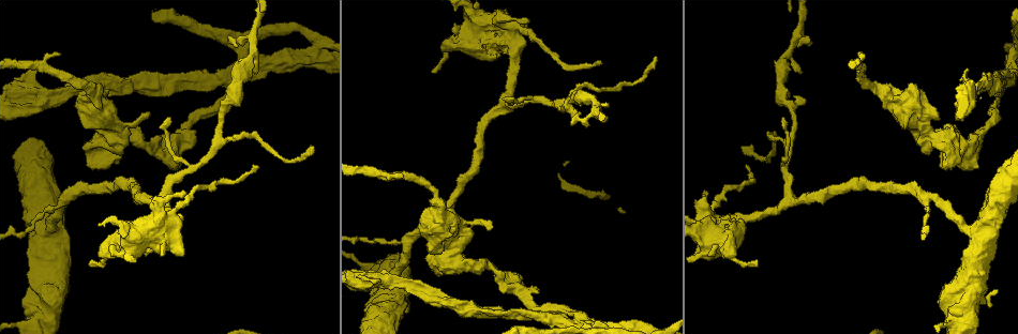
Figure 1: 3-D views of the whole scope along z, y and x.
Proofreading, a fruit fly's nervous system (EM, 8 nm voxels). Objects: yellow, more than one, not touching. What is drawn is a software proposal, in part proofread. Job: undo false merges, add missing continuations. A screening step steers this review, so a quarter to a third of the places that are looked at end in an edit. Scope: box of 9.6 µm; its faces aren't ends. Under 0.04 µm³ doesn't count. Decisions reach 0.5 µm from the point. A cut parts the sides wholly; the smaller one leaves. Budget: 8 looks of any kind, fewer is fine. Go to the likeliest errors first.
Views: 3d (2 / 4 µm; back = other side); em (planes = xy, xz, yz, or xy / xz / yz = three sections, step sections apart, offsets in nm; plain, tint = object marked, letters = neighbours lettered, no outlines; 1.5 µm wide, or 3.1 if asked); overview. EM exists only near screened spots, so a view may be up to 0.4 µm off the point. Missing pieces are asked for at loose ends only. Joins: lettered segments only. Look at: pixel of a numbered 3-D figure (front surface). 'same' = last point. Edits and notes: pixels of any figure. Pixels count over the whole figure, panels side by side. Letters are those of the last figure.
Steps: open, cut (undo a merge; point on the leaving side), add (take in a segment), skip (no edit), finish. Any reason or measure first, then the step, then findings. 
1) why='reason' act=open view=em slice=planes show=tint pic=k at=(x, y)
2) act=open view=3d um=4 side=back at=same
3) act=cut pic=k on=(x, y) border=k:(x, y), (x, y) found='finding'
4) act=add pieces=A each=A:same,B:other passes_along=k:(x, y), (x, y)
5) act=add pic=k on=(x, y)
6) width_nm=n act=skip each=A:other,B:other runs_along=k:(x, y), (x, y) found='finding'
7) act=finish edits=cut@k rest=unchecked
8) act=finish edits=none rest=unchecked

why='thick end' act=open view=3d um=2 pic=1 at=(29, 70)

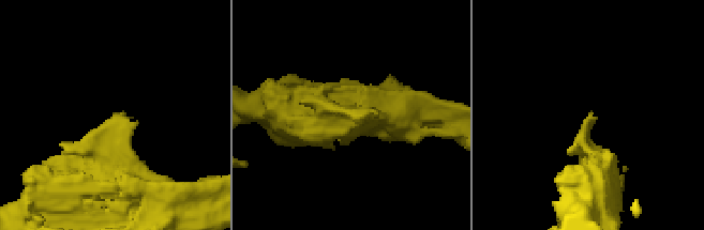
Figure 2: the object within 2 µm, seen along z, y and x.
act=open view=em slice=planes show=letters pic=2 at=(118, 117)

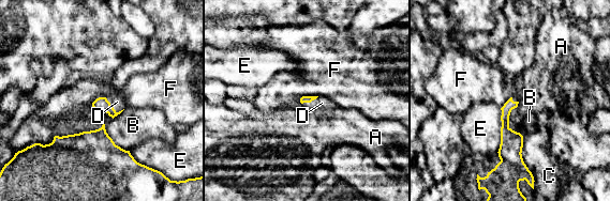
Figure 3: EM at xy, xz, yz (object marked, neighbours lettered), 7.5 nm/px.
longest_contact=E:340nm act=add pic=3 on=(117, 102) each=A:other,B:other,C:other,D:same,E:other,F:other passes_along=3:(102, 105), (113, 108), (117, 102) found='it goes on there'

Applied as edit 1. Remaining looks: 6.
why='branch stops here' act=open view=3d um=2 pic=1 at=(195, 131)

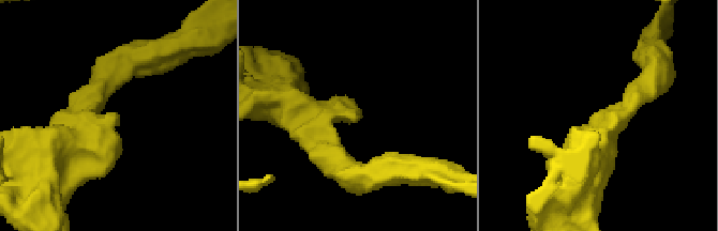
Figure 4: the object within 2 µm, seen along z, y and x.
act=open view=em slice=yz step=8 show=letters pic=4 at=(596, 119)

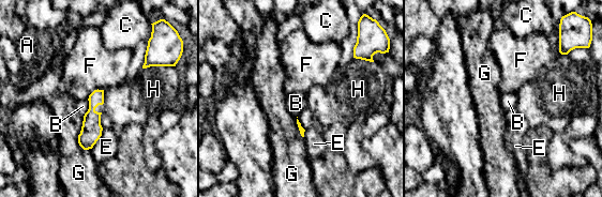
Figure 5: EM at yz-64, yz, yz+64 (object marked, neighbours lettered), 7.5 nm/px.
act=open view=em slice=planes show=letters at=same

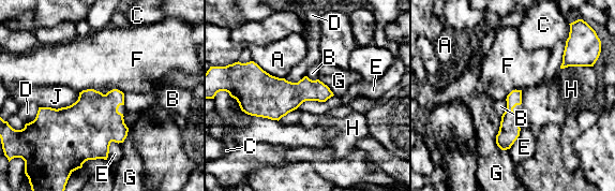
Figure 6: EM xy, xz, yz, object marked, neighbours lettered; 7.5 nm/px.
act=skip each=A:other,B:other,C:other,D:other,E:other,F:other,G:other,H:other,J:other found='no lettered segment goes on from it'

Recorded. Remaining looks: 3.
why='sharp bend' act=open view=em slice=planes show=letters pic=1 at=(52, 227)

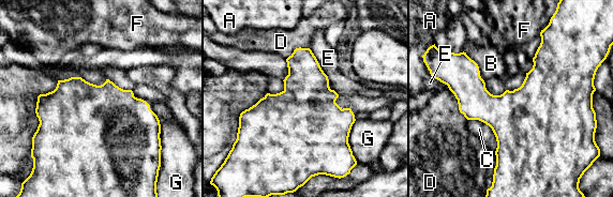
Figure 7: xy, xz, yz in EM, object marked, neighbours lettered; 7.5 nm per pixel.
act=skip each=A:other,B:other,C:other,D:other,E:other,F:other,G:other border=7:(468, 119), (491, 129), (495, 152) found='all the same neuron'

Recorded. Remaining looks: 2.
act=finish edits=add@3 rest=unchecked

